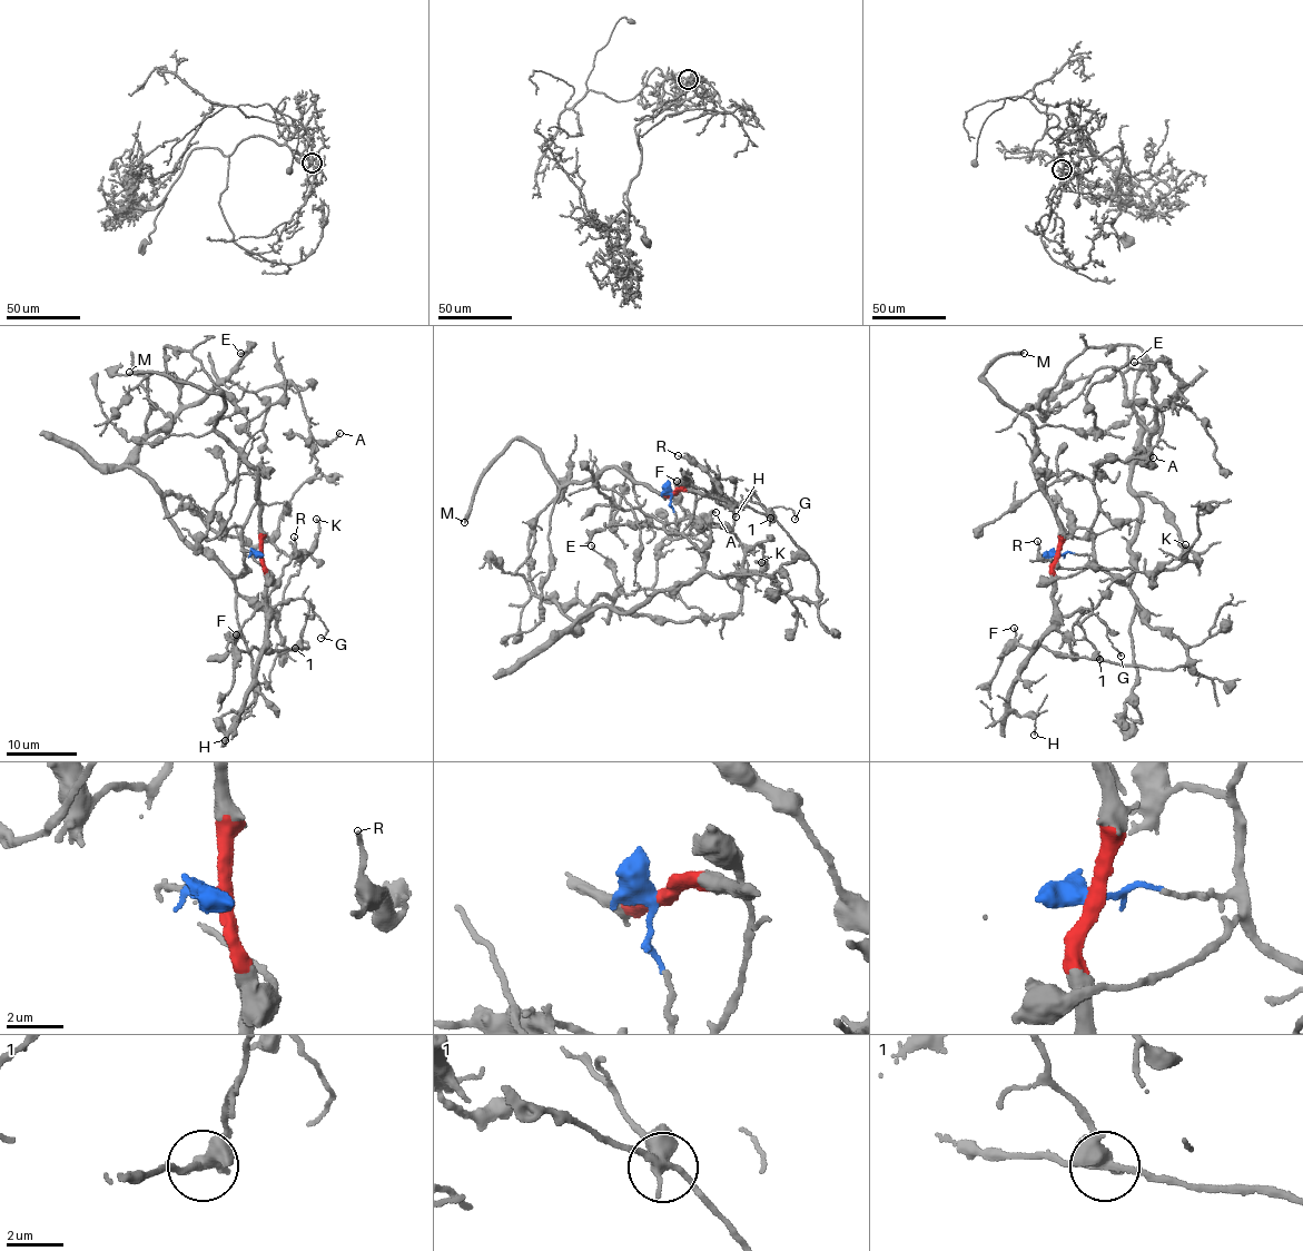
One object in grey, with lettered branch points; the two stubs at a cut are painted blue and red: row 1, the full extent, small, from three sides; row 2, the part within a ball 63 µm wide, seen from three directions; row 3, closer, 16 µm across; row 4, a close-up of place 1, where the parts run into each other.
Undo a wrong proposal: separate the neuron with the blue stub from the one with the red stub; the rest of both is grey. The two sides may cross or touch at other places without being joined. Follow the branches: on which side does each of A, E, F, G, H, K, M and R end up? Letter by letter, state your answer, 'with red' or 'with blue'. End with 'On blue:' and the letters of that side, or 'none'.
A: with blue
E: with blue
F: with blue
G: with red
H: with red
K: with blue
M: with red
R: with blue
On blue: A, E, F, K, R

